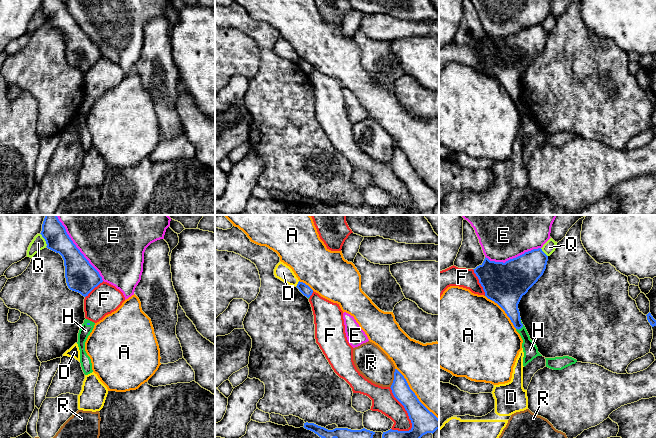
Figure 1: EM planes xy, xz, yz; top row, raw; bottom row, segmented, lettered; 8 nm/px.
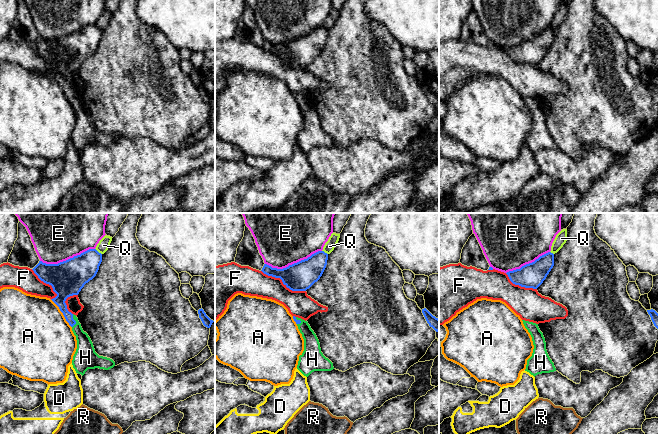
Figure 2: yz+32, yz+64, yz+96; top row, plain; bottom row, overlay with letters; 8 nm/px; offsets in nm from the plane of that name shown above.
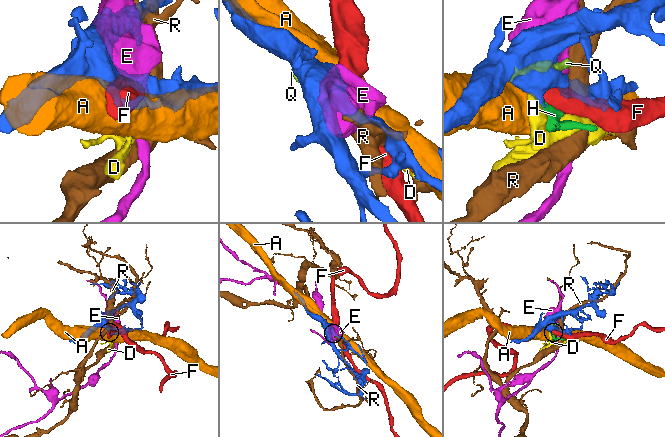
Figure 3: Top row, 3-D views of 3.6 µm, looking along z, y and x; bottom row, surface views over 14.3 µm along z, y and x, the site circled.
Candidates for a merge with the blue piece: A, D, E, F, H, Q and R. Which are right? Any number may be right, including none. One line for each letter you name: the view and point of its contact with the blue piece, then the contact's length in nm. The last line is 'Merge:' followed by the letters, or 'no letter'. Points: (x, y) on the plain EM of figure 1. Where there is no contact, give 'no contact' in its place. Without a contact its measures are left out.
H: meets blue in yz at (522, 100); contact 110 nm long
Merge: H

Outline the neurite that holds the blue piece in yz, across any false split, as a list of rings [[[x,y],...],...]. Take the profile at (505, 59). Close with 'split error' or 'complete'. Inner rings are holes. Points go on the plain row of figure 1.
[[[538,24],[505,39],[490,37],[485,33],[483,39],[473,45],[483,63],[485,72],[505,87],[520,110],[523,116],[524,143],[534,134],[542,131],[538,128],[536,120],[530,115],[521,97],[518,80],[522,72],[543,51],[547,37],[548,32],[541,24]]]; split error

